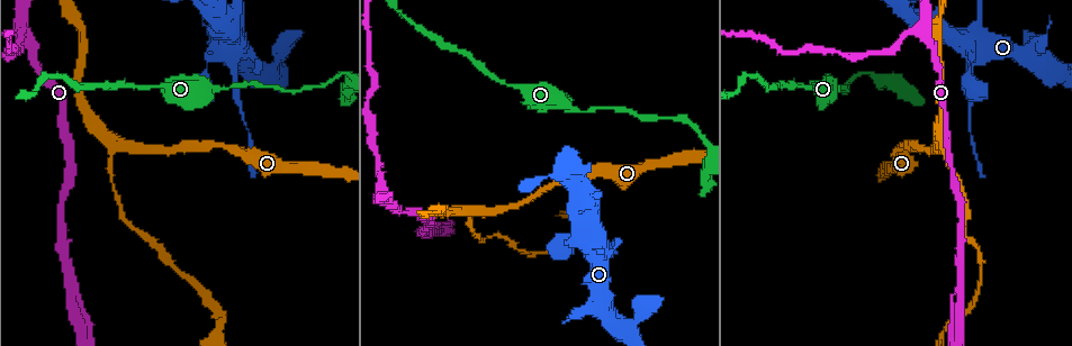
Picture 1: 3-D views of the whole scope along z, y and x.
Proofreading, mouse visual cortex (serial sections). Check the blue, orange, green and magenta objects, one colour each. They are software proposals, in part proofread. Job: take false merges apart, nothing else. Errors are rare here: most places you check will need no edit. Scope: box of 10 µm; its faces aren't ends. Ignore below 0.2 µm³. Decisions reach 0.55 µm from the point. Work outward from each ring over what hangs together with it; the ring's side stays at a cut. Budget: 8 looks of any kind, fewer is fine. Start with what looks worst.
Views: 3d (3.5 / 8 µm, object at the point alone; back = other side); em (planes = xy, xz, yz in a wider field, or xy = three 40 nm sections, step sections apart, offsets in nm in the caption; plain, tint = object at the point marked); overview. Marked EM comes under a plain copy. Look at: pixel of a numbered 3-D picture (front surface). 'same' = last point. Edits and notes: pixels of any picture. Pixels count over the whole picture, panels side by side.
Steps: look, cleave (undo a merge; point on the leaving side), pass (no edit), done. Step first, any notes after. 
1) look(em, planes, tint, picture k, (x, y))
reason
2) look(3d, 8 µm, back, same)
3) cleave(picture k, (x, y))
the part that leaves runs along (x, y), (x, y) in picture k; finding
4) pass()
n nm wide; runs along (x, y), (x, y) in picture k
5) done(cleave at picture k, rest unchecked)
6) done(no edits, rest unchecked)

look(3d, 3.5 µm, picture 1, (23, 30))
branch point

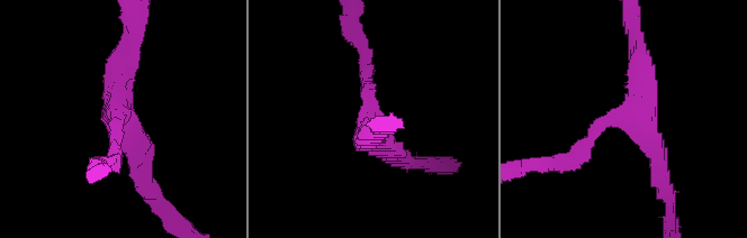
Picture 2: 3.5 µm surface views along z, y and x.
look(em, xy, step 2, tint, picture 2, (118, 117))
3 arms; arms of 150, 250, 300 nm

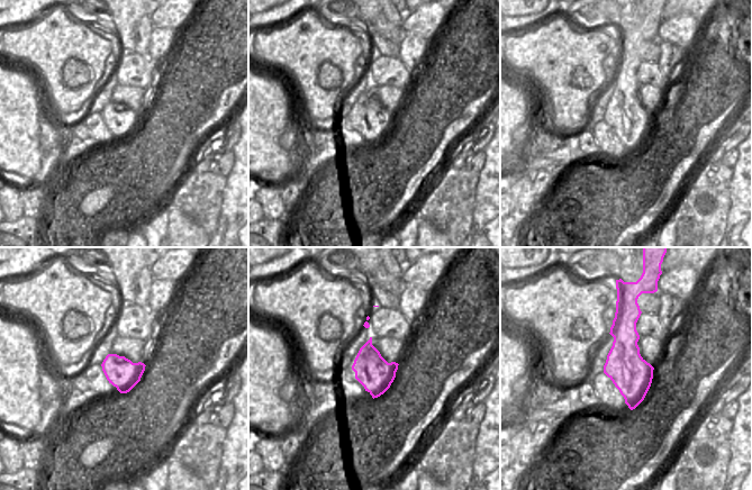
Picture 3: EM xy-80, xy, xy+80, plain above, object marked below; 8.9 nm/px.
pass()
all the same cell

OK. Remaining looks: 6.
look(3d, 3.5 µm, picture 1, (486, 212))
three arms meet

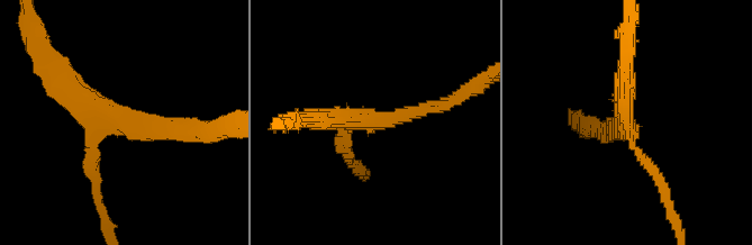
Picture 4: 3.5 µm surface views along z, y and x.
look(em, xy, step 3, tint, picture 4, (125, 124))
3 arms; arms of 150, 200, 300 nm

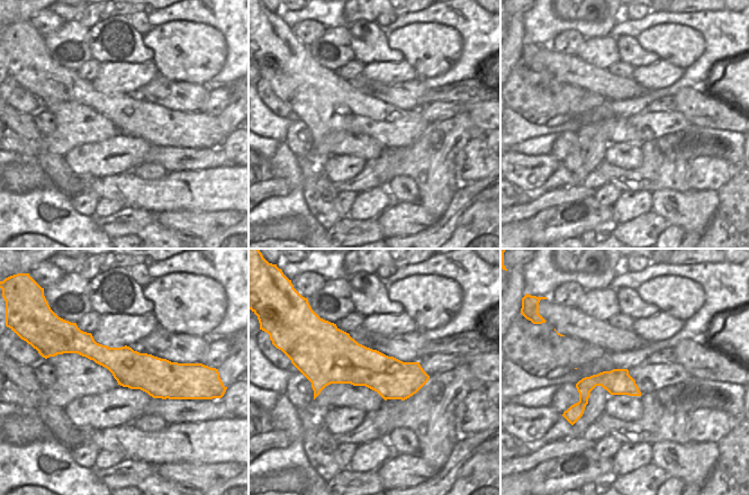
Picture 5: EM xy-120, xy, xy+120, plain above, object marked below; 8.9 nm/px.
pass()
380 nm wide; runs along (200, 132), (130, 128), (65, 80) in picture 4; continuous, no second cell

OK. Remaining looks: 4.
look(3d, 8 µm, picture 1, (970, 67))
narrows sharply

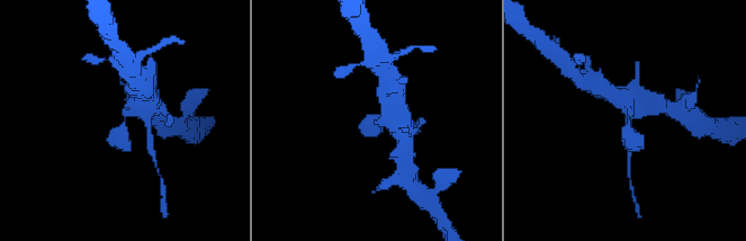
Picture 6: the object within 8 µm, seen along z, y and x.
look(em, xy, step 5, tint, same)

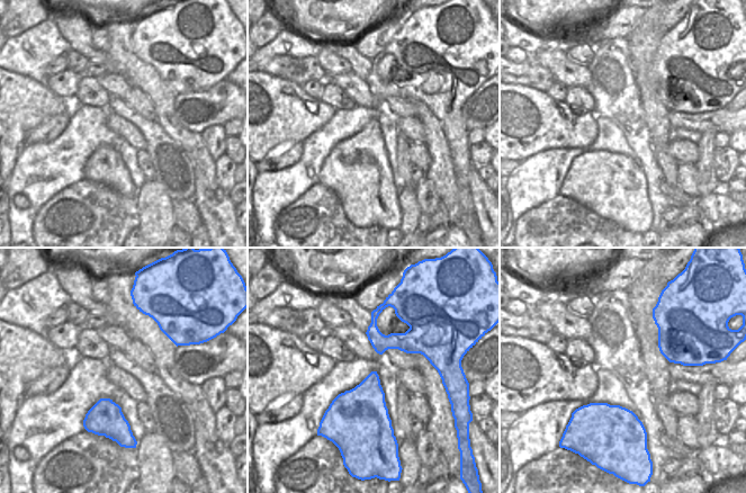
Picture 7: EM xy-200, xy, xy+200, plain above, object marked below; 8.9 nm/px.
pass()
runs along (147, 98), (125, 117), (126, 148) in picture 6; continuous, no second cell

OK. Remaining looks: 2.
look(3d, 8 µm, picture 1, (577, 110))
calibre changes

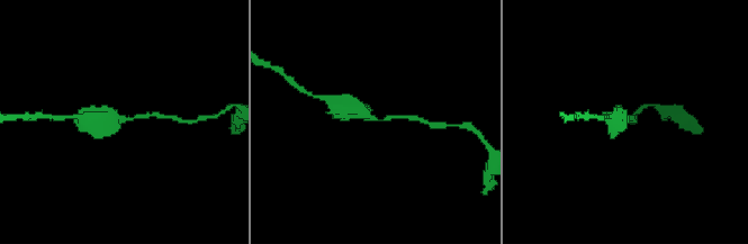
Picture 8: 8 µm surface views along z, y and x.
look(em, xy, step 5, tint, same)
shape alone is not enough

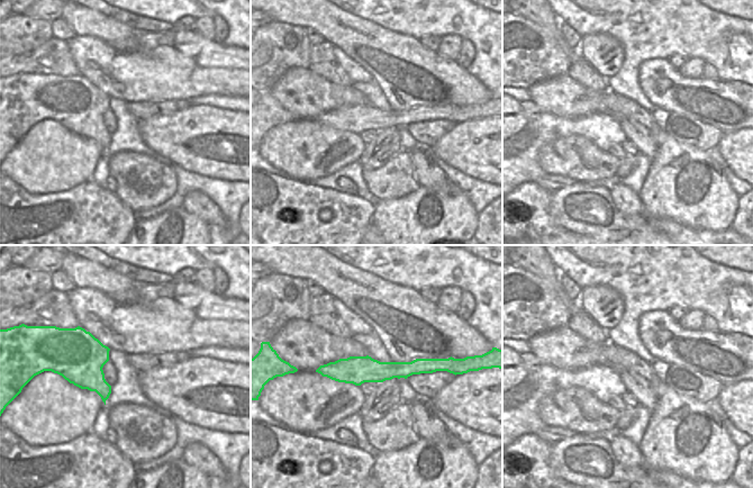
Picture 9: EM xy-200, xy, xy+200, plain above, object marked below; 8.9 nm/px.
pass()
runs along (435, 362), (399, 370), (320, 370) in picture 9; continuous, no second cell

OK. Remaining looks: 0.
done(no edits, rest unchecked)

